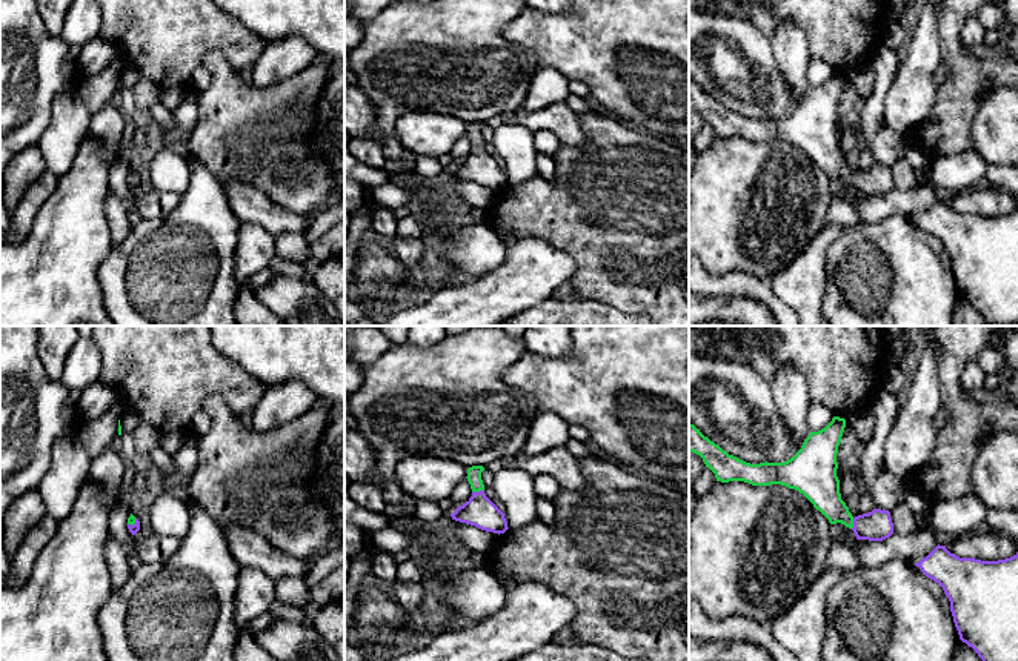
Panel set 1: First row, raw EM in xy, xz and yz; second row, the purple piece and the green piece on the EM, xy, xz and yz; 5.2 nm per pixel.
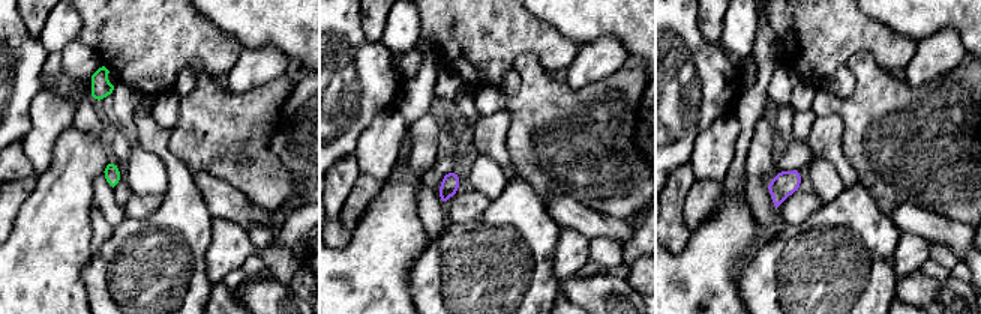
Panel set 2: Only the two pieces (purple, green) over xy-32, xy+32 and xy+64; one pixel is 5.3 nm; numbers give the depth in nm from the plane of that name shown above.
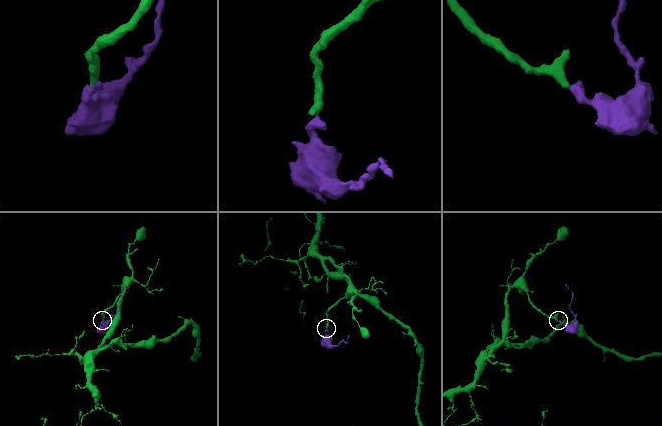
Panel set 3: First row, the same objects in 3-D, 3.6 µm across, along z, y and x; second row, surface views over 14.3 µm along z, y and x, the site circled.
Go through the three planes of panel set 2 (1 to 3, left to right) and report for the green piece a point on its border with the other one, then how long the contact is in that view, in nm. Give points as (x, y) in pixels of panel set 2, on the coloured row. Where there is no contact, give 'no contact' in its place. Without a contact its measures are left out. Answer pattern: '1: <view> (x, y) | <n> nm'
1: no contact
2: no contact
3: no contact

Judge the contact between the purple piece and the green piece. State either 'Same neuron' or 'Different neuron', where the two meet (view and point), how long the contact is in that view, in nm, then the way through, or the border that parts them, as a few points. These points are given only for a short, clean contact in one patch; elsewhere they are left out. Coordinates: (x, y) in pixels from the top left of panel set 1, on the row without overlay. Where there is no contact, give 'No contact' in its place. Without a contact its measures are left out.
Same neuron. Touches purple at xz (477, 148). Shared border 70 nm. Path across: xz (479, 166), (477, 148), (474, 129)

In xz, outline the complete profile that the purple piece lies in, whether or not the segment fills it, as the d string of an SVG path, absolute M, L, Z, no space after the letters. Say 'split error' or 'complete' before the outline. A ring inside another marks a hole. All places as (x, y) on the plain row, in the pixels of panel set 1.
split error; M483 121L467 125L467 137L472 144L472 152L451 169L452 175L475 181L486 188L504 189L507 177L504 169L486 152L481 135Z

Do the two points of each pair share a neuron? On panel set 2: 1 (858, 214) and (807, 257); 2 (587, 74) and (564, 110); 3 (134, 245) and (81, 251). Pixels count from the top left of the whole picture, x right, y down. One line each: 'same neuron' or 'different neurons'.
1: same neuron
2: different neurons
3: different neurons

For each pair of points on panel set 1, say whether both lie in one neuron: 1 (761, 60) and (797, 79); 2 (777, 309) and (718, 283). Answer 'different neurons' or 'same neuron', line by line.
1: different neurons
2: same neuron

